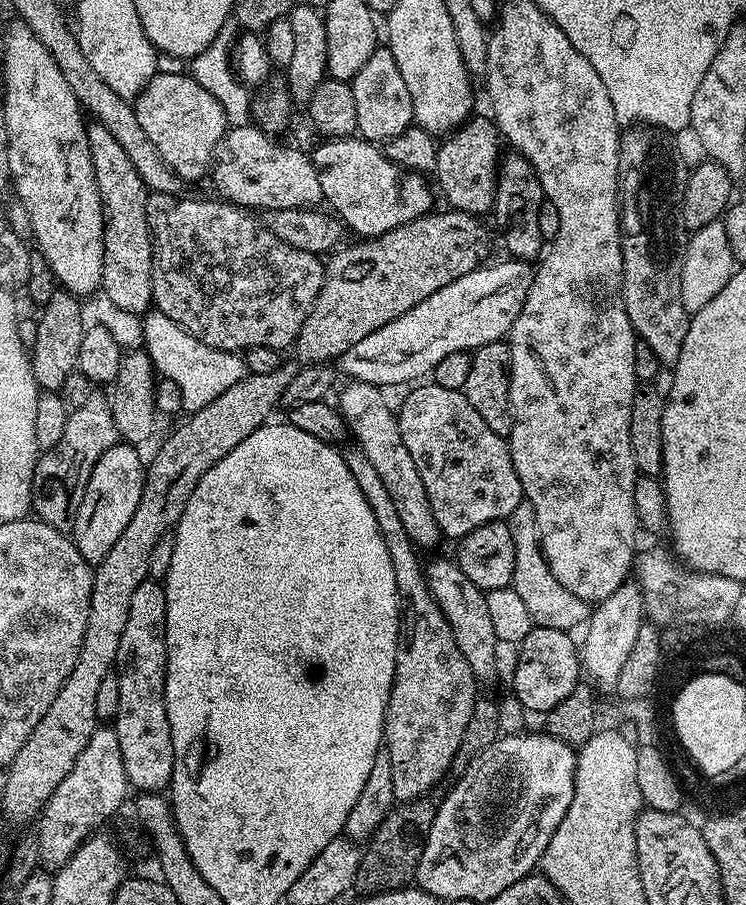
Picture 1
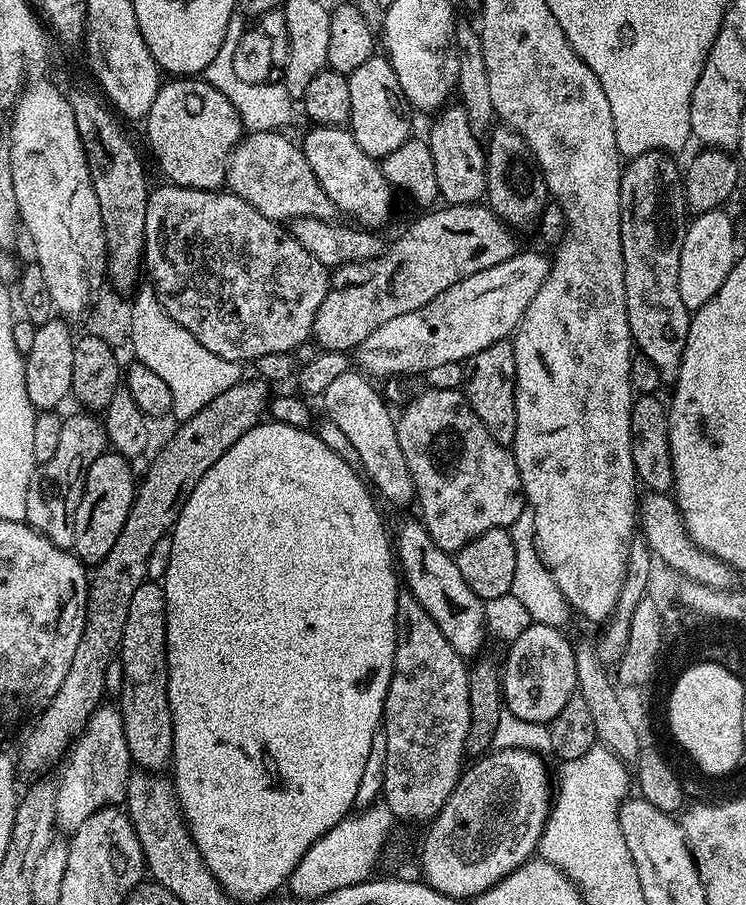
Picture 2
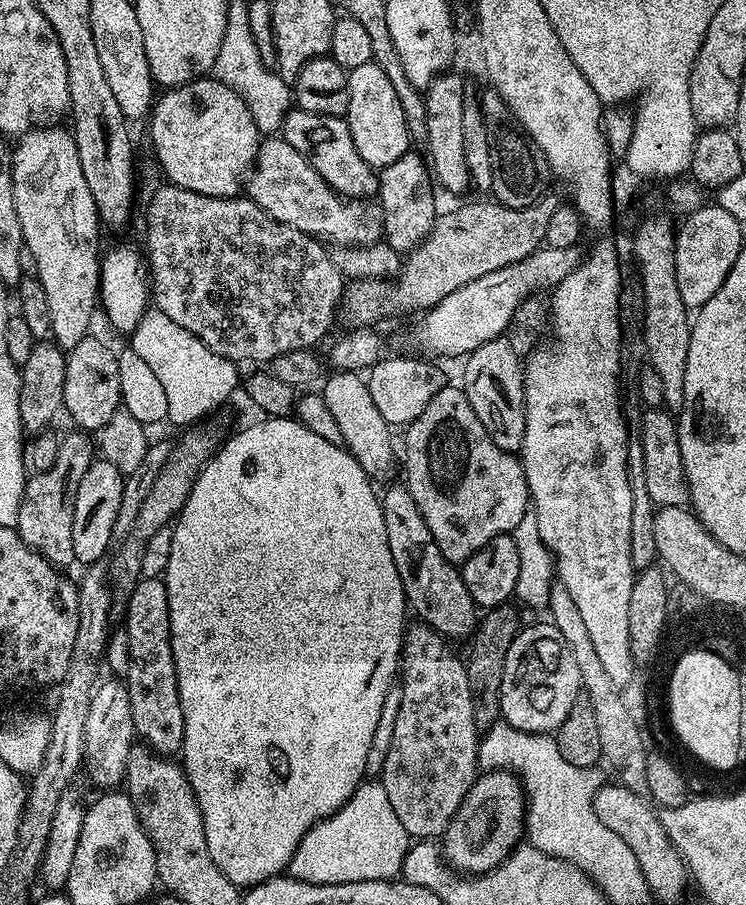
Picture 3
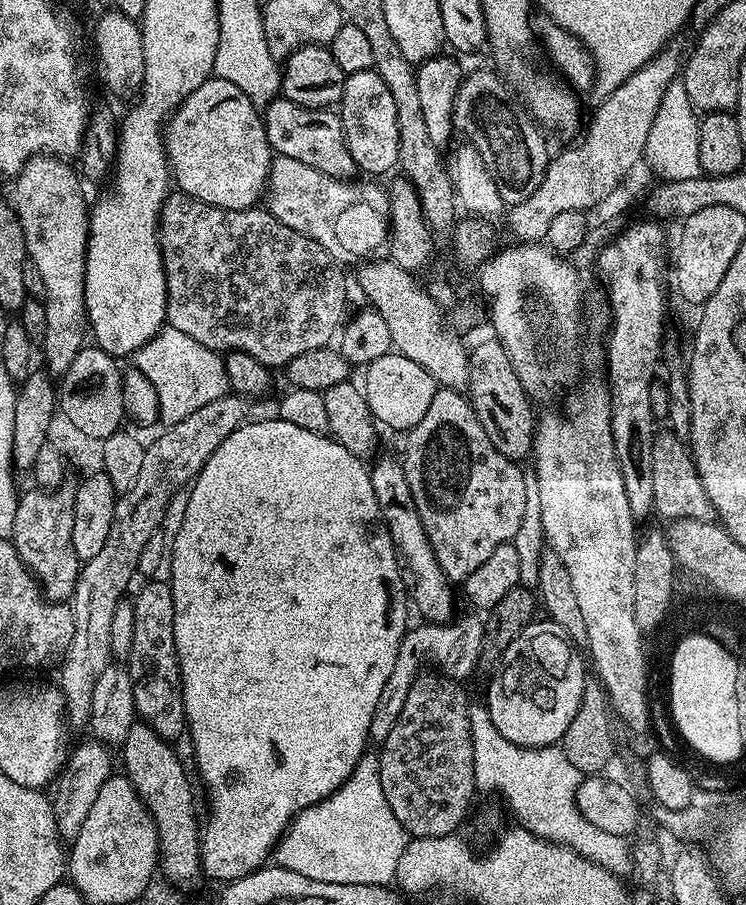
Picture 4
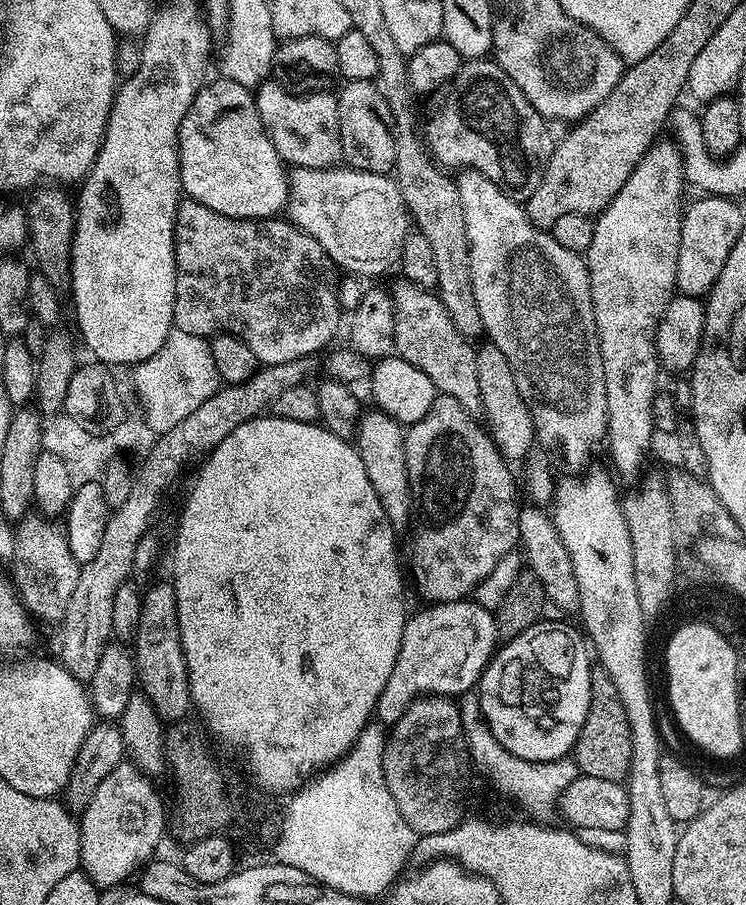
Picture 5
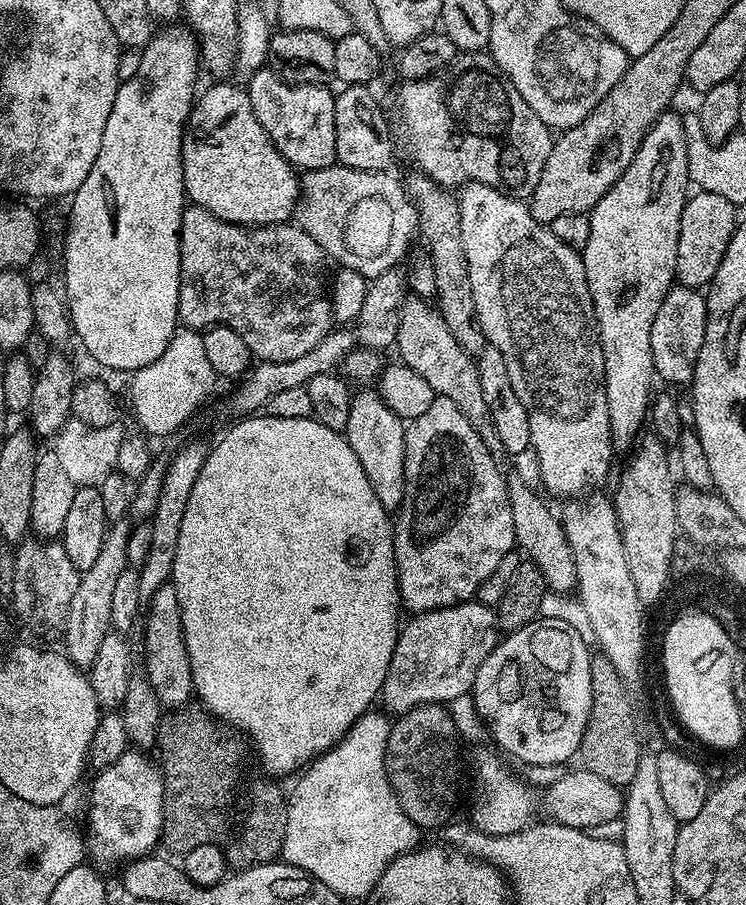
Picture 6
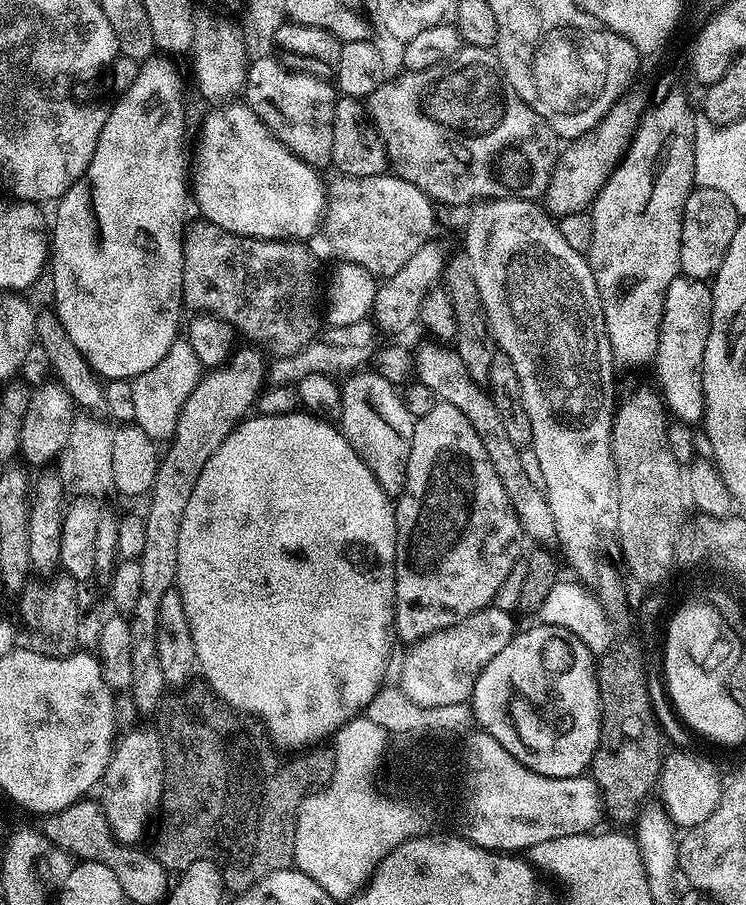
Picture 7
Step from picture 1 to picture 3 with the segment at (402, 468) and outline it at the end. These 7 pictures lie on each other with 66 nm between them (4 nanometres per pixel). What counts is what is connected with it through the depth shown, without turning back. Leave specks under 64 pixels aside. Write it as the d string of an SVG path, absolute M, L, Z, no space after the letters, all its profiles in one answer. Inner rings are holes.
M333 371L322 385L322 395L338 422L338 431L344 439L343 447L356 459L358 466L362 466L362 470L373 481L391 481L395 477L392 475L398 472L398 448L392 445L393 429L374 406L367 379L354 372Z

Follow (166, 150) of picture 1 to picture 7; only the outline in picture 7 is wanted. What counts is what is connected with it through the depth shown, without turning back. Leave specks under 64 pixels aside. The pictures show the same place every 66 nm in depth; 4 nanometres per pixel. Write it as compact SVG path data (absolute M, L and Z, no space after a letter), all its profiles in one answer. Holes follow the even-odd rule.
M224 102L213 108L216 109L200 124L200 137L196 140L196 153L193 156L191 153L190 156L190 192L194 197L195 207L196 204L200 207L199 215L230 234L253 236L259 240L311 241L311 236L315 232L317 235L321 231L324 217L326 184L323 179L320 181L321 173L317 169L311 168L306 162L302 162L289 148L282 146L282 142L278 142L278 138L274 138L274 134L270 134L270 130L262 122L262 118L258 118L258 114L254 114L254 110L250 110L247 104L243 102Z

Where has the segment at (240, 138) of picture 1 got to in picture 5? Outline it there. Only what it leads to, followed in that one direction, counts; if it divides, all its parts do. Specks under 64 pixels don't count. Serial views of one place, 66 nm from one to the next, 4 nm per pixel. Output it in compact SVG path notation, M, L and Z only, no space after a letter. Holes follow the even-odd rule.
M296 166L287 175L287 219L310 234L326 250L337 269L365 278L380 276L399 261L404 239L410 234L410 217L400 197L400 188L391 175L360 172L347 166Z

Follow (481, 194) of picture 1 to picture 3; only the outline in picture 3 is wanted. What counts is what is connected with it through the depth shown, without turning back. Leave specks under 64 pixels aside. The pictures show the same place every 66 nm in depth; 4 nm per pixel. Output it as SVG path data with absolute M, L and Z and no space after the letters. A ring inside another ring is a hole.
M456 70L441 72L440 75L432 79L428 88L423 89L422 95L426 106L426 130L428 131L426 159L432 169L435 183L441 189L444 187L448 192L464 192L472 184L472 175L466 166L466 138L462 138L462 114L464 113L464 97L466 95L464 80L456 73Z

